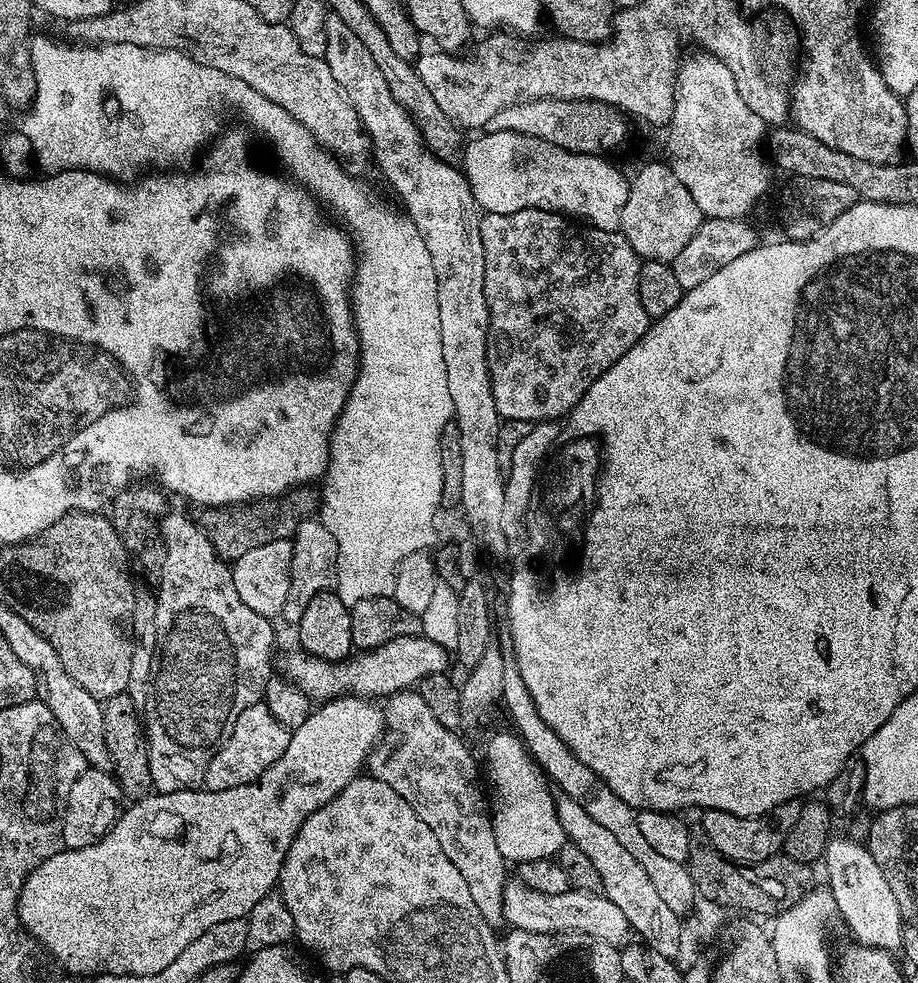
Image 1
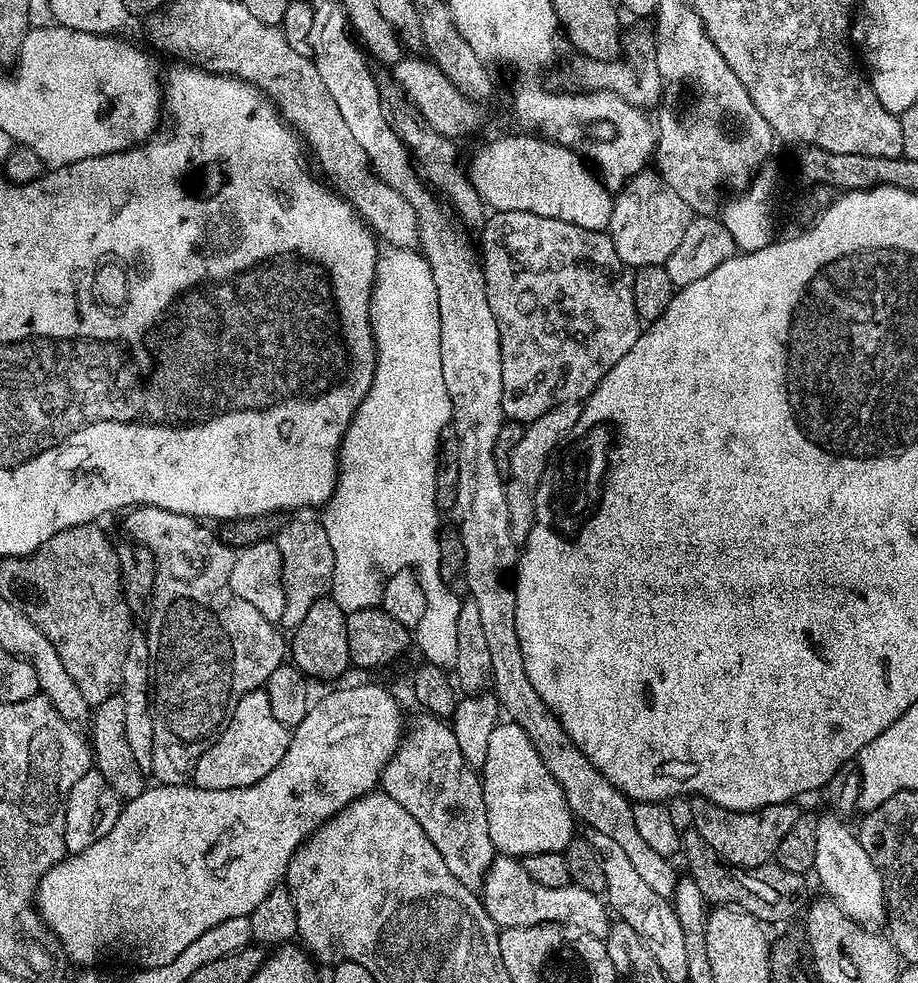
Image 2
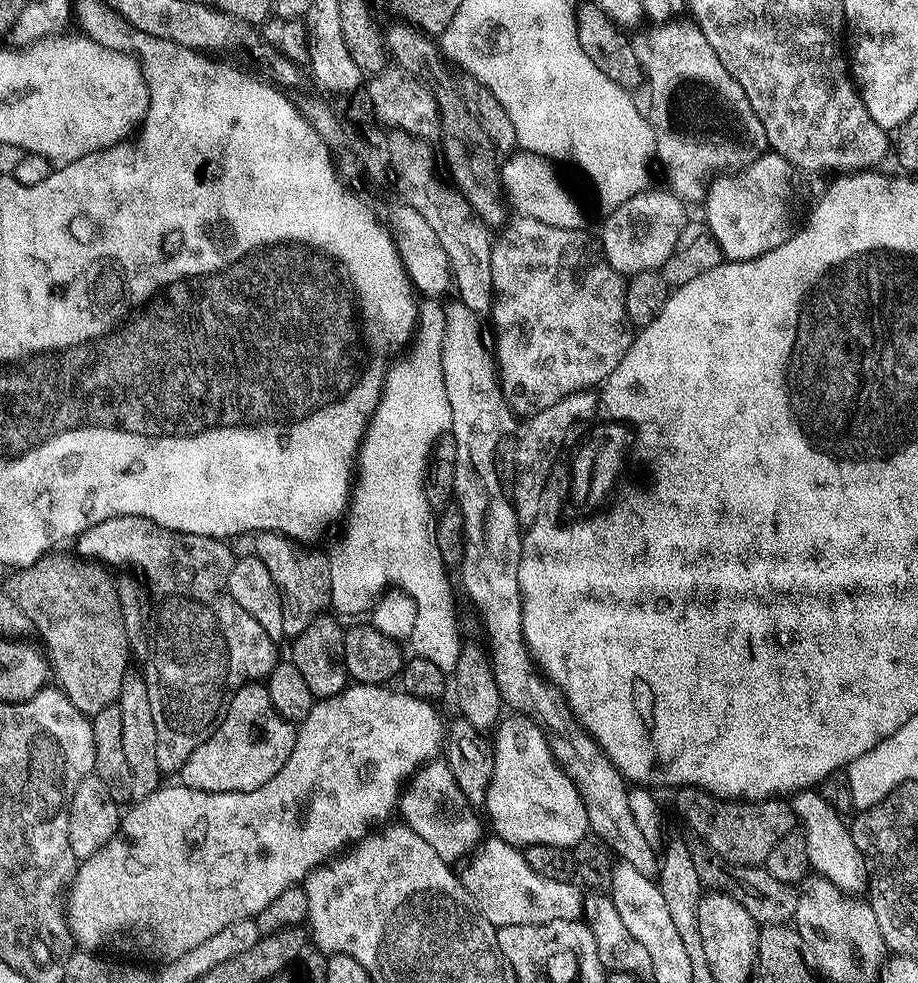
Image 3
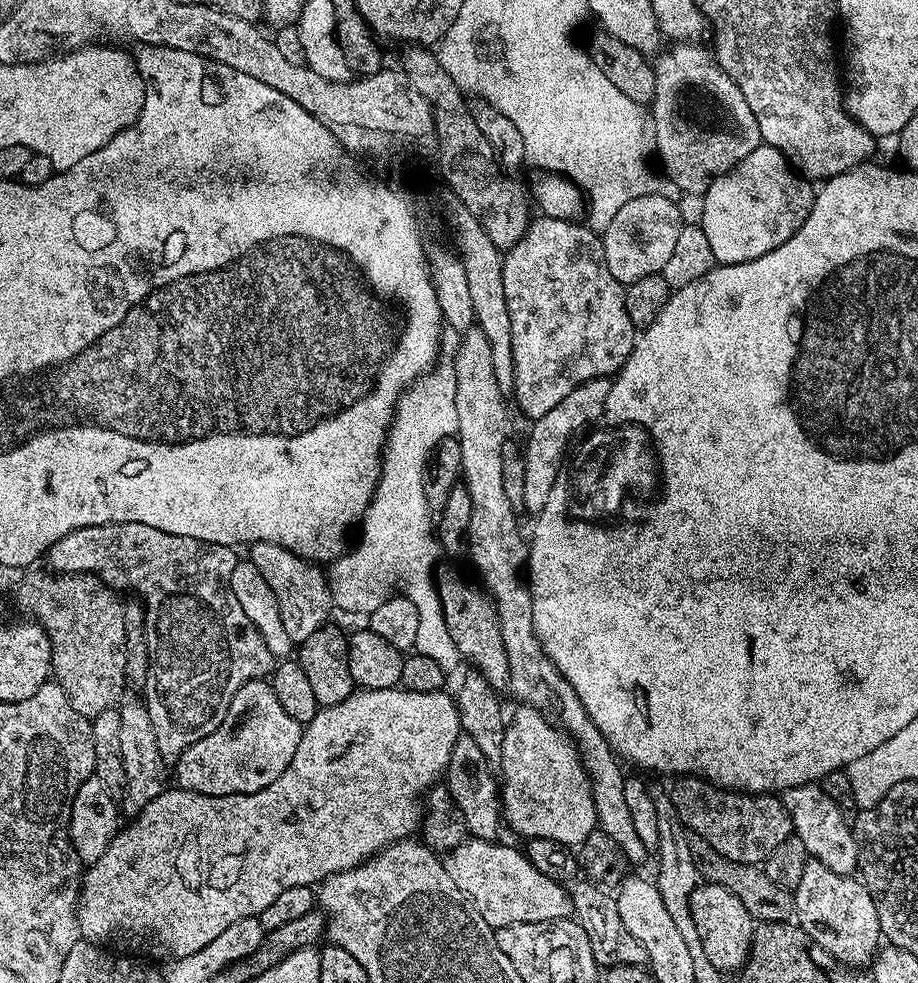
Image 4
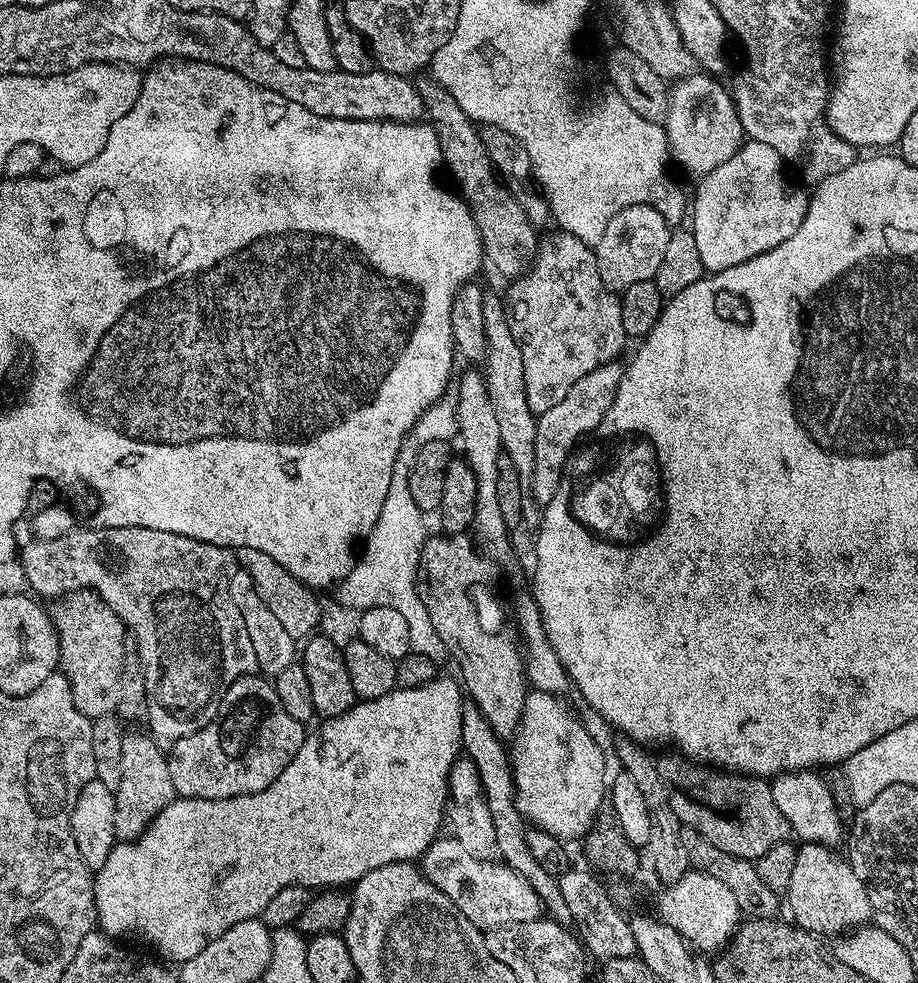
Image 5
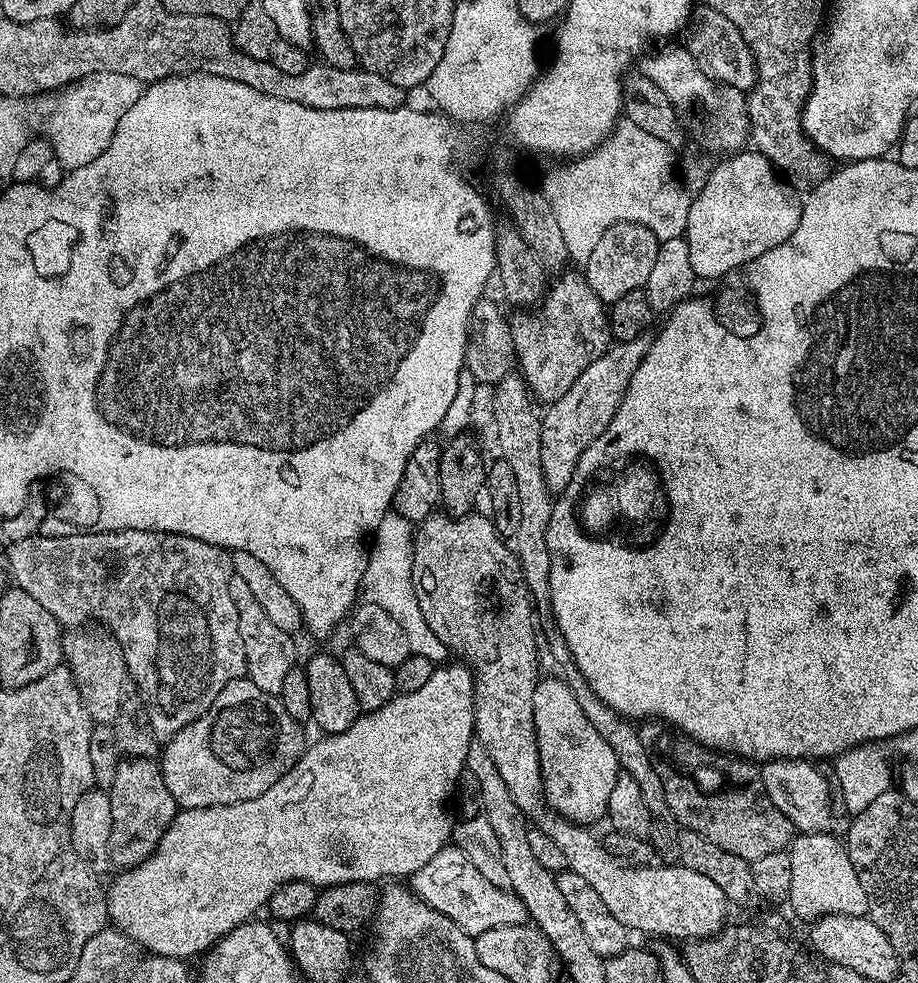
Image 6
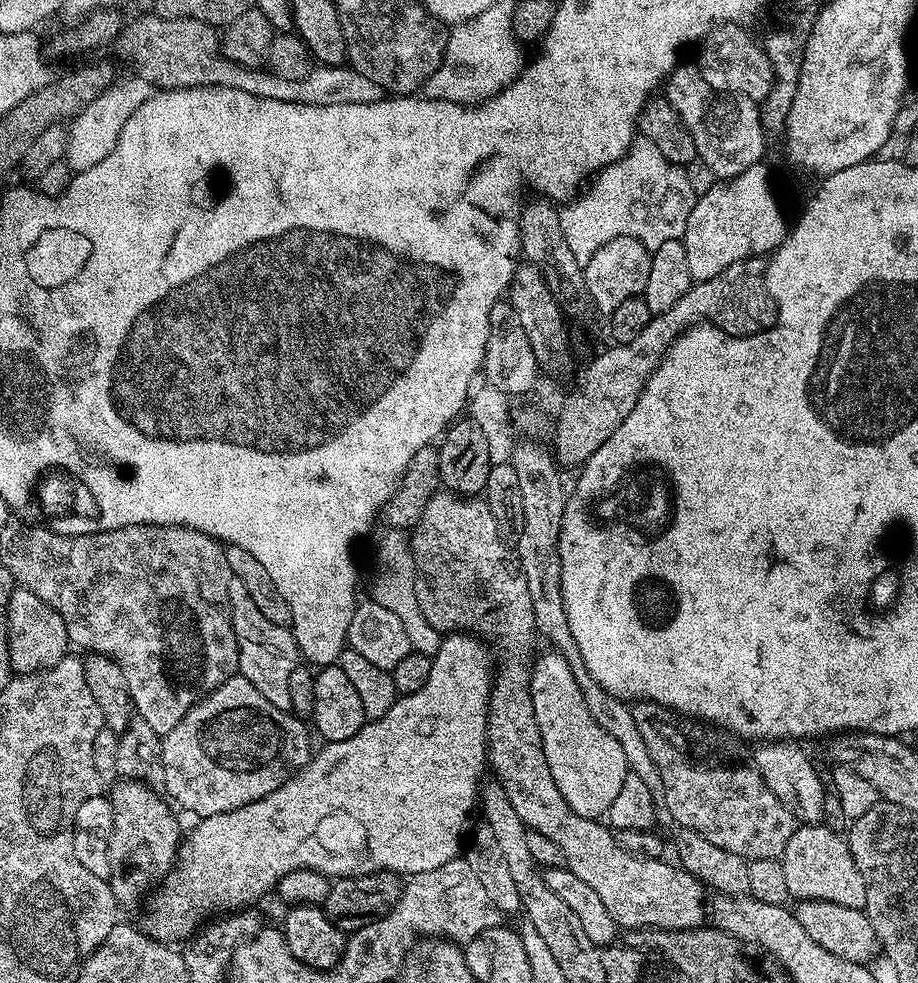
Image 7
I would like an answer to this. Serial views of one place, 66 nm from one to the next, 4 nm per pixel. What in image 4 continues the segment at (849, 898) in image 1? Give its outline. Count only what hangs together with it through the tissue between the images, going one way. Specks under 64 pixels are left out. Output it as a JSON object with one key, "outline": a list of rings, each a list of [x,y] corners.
{"outline":[[[815,783],[786,788],[782,799],[792,819],[793,833],[806,842],[809,857],[822,862],[822,866],[830,866],[834,874],[853,875],[858,868],[858,846],[849,817],[836,805],[834,798],[830,798],[819,783]]]}

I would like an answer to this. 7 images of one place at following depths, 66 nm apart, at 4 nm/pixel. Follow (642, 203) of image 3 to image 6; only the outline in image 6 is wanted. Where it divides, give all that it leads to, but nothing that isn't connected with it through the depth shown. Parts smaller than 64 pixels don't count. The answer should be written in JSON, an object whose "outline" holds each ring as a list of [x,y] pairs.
{"outline":[[[618,222],[610,226],[586,261],[588,285],[608,306],[622,298],[622,294],[641,291],[650,278],[650,269],[654,266],[654,258],[658,258],[660,246],[661,241],[646,226],[634,222]]]}

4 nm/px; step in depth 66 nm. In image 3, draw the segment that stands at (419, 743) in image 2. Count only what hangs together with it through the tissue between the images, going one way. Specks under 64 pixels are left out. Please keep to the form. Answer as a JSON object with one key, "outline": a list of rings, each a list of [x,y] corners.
{"outline":[[[429,759],[412,772],[406,787],[398,796],[398,812],[404,815],[401,816],[403,823],[412,828],[414,834],[422,838],[422,842],[428,843],[436,851],[438,858],[455,865],[456,860],[463,861],[471,857],[480,847],[482,816],[459,788],[447,759],[438,759]]]}

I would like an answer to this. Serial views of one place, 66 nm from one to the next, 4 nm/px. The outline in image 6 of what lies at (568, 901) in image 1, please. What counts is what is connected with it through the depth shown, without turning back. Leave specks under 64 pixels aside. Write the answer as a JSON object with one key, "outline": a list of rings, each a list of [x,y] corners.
{"outline":[[[445,846],[438,850],[438,854],[434,854],[434,858],[430,858],[426,866],[422,866],[422,870],[411,876],[410,887],[421,900],[446,918],[450,918],[473,938],[498,926],[523,924],[528,920],[526,906],[515,892],[488,882],[469,858],[462,854],[462,850],[455,846]]]}

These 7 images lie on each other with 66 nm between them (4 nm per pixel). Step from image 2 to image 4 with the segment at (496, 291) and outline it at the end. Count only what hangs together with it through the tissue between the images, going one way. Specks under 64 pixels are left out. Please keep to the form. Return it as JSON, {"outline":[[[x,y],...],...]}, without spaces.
{"outline":[[[541,215],[540,220],[533,219],[528,228],[522,234],[522,238],[514,247],[507,249],[502,256],[502,294],[506,300],[508,321],[510,322],[510,338],[512,339],[512,365],[514,366],[514,386],[511,395],[516,396],[516,404],[529,416],[529,421],[534,422],[542,414],[554,410],[566,394],[570,394],[580,384],[591,380],[602,380],[615,377],[620,367],[630,358],[638,339],[638,330],[630,322],[630,314],[626,314],[626,298],[624,297],[625,285],[610,274],[610,266],[606,266],[604,257],[604,242],[597,233],[583,223],[576,224],[572,220],[559,220],[553,216]]]}

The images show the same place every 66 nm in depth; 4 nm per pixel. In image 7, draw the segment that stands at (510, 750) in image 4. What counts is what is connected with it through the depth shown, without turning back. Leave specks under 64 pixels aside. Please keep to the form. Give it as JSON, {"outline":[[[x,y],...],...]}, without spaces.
{"outline":[[[545,651],[545,656],[537,655],[532,670],[532,701],[534,714],[538,718],[538,730],[542,734],[546,762],[550,766],[550,774],[554,774],[554,786],[566,798],[566,806],[574,810],[574,814],[582,814],[595,820],[607,817],[610,802],[614,802],[622,782],[629,776],[626,754],[622,754],[622,746],[594,722],[594,714],[586,707],[586,698],[582,698],[582,690],[578,690],[578,682],[574,682],[574,674],[570,674],[570,666],[560,652]]]}

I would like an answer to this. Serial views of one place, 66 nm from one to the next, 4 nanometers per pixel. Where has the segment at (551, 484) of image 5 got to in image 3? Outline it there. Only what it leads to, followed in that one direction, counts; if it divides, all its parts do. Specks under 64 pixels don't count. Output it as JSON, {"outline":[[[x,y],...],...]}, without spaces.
{"outline":[[[589,390],[570,394],[562,398],[562,402],[554,402],[554,406],[546,406],[542,414],[534,414],[523,421],[524,429],[516,436],[515,478],[510,485],[510,499],[515,506],[515,516],[523,529],[531,528],[541,517],[539,514],[544,492],[554,464],[559,456],[562,456],[562,449],[566,444],[566,433],[575,429],[581,422],[591,421],[597,412],[597,393]]]}

